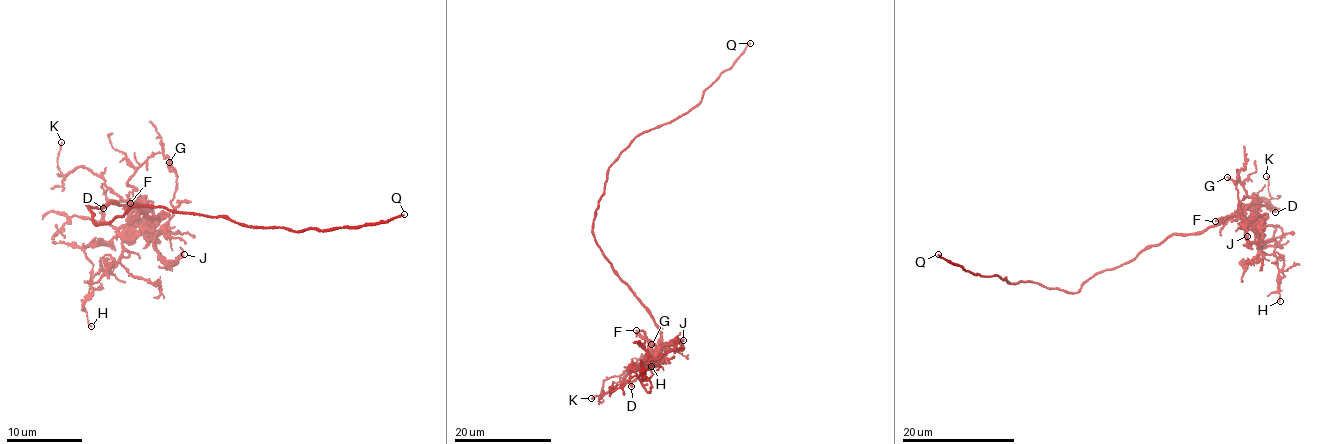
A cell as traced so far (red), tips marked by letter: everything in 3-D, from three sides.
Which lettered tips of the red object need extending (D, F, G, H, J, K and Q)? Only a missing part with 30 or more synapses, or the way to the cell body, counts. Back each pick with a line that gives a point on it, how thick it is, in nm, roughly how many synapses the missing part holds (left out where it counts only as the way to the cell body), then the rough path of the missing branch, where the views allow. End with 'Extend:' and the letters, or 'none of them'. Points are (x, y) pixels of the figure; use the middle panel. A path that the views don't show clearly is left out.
J: place (683, 340); calibre 280 nm; 35 synapses; course (683, 340), (694, 324), (711, 309), (719, 318), (717, 331)
Q: place (750, 43); calibre 200 nm; course (750, 43), (762, 33), (764, 26)
Extend: J, Q

